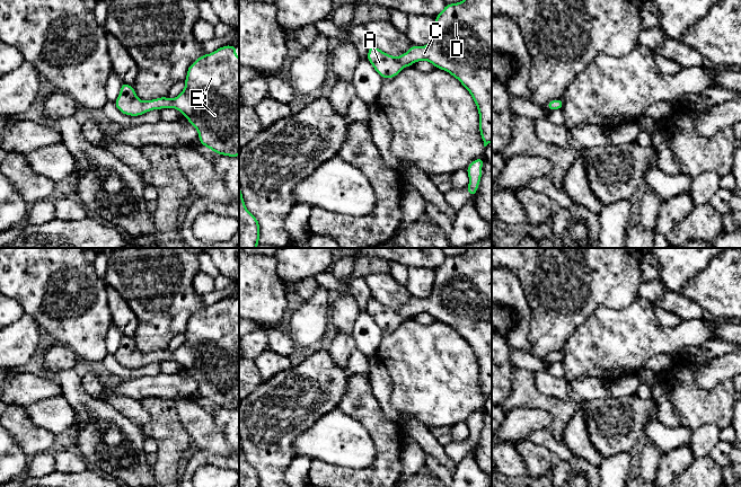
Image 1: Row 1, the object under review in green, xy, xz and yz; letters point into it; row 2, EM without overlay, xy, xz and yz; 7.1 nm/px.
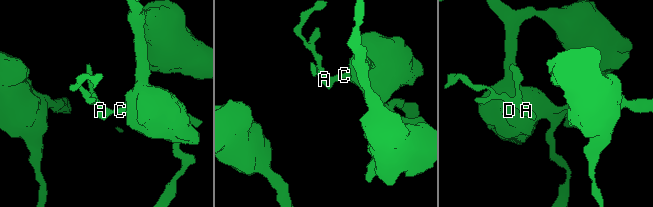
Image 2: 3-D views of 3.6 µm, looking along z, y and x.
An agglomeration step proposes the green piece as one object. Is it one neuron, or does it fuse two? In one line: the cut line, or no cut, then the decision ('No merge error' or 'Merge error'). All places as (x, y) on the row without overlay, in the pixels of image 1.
No split. No merge error

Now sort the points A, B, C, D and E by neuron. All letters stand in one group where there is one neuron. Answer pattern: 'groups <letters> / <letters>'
groups A B C D E

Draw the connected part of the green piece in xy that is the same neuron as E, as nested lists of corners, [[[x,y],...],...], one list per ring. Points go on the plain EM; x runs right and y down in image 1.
[[[236,299],[204,307],[187,322],[184,343],[174,352],[140,353],[132,338],[122,335],[115,358],[125,368],[176,361],[197,382],[200,396],[218,407],[239,408],[239,311]]]

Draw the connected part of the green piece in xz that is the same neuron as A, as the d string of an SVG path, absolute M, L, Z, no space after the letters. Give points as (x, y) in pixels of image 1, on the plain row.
M466 248L461 255L446 257L444 262L435 269L435 282L429 298L412 298L408 304L395 310L371 296L367 310L383 331L396 329L405 319L411 319L421 312L426 312L435 320L448 324L470 345L477 357L479 384L484 399L492 395L492 248Z

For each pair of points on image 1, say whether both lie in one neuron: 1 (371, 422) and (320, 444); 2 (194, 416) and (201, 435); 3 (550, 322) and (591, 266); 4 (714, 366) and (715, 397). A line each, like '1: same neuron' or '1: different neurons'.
1: different neurons
2: same neuron
3: same neuron
4: different neurons

